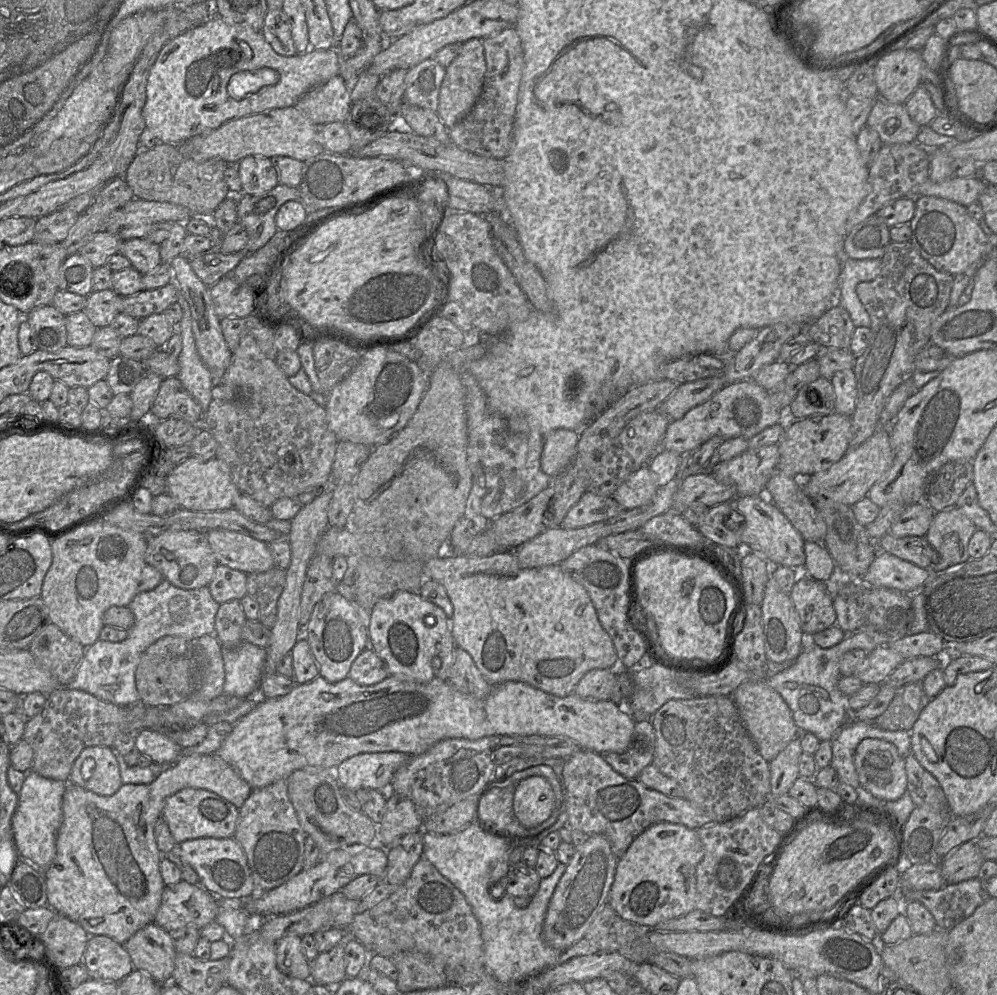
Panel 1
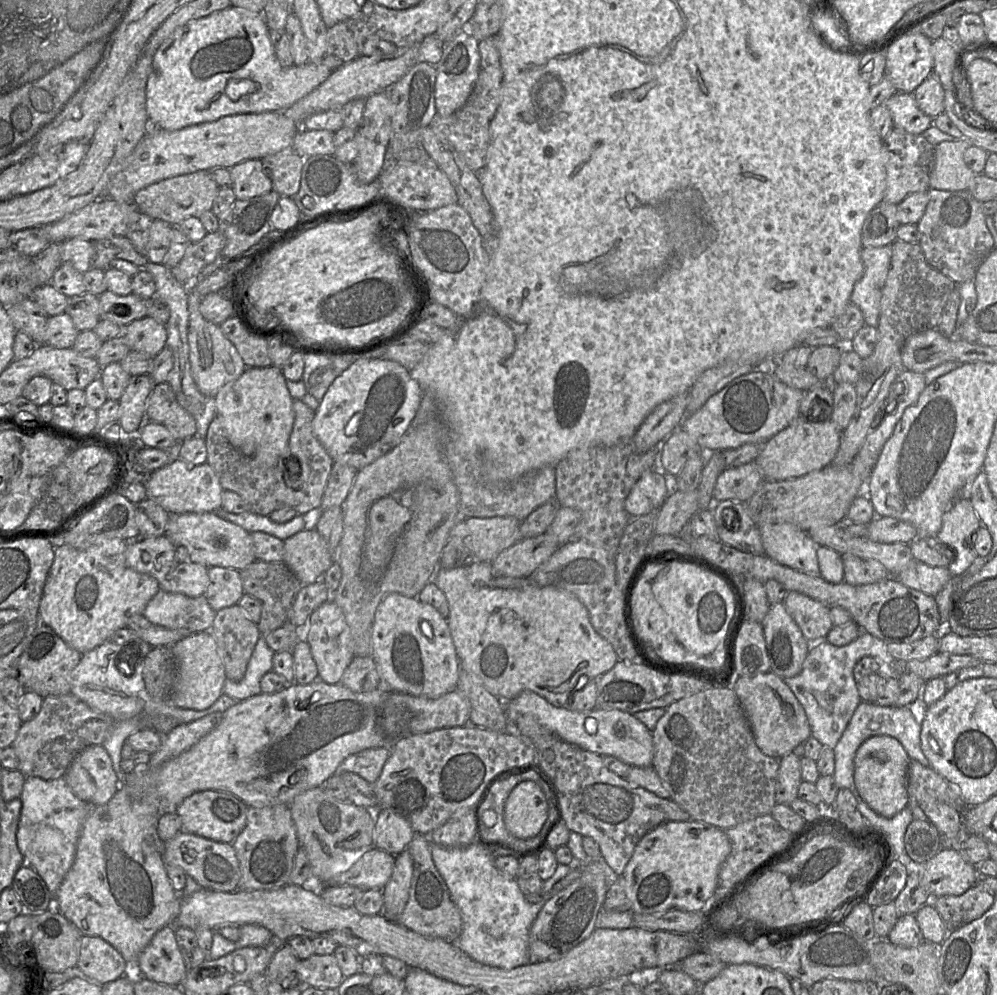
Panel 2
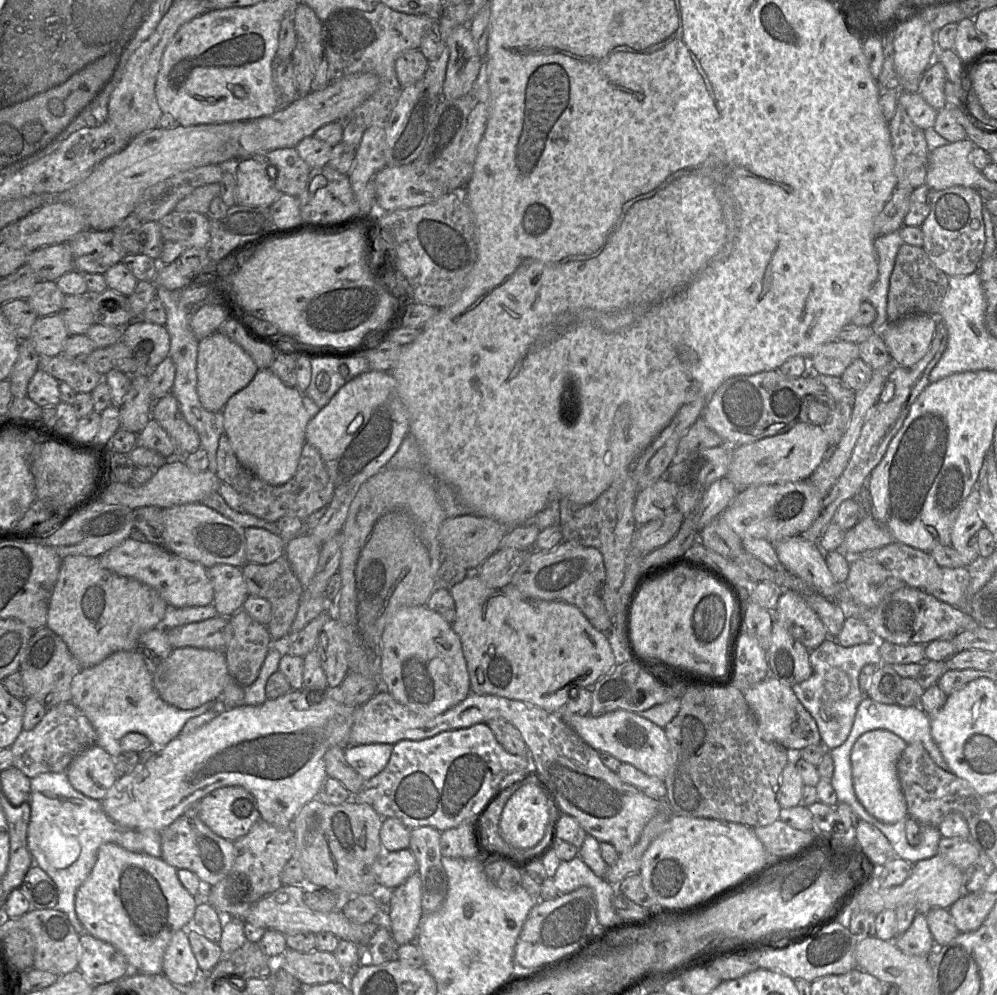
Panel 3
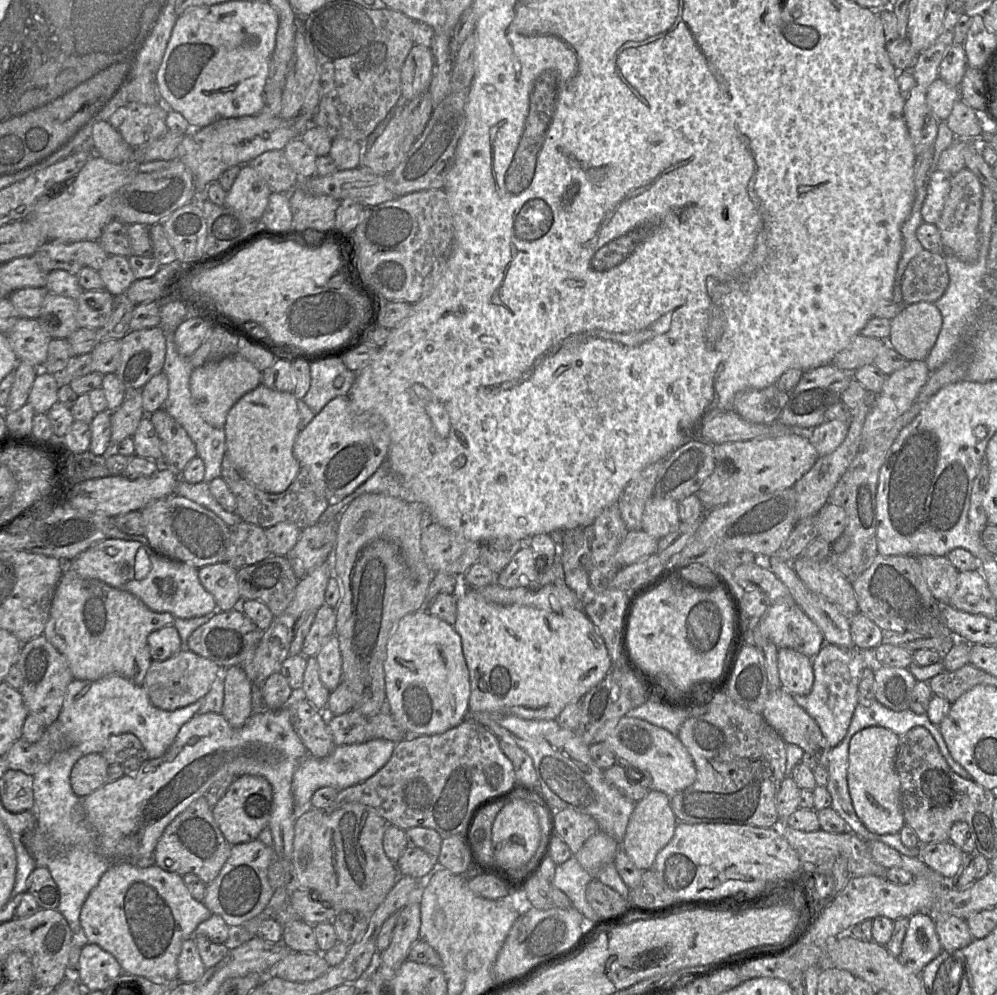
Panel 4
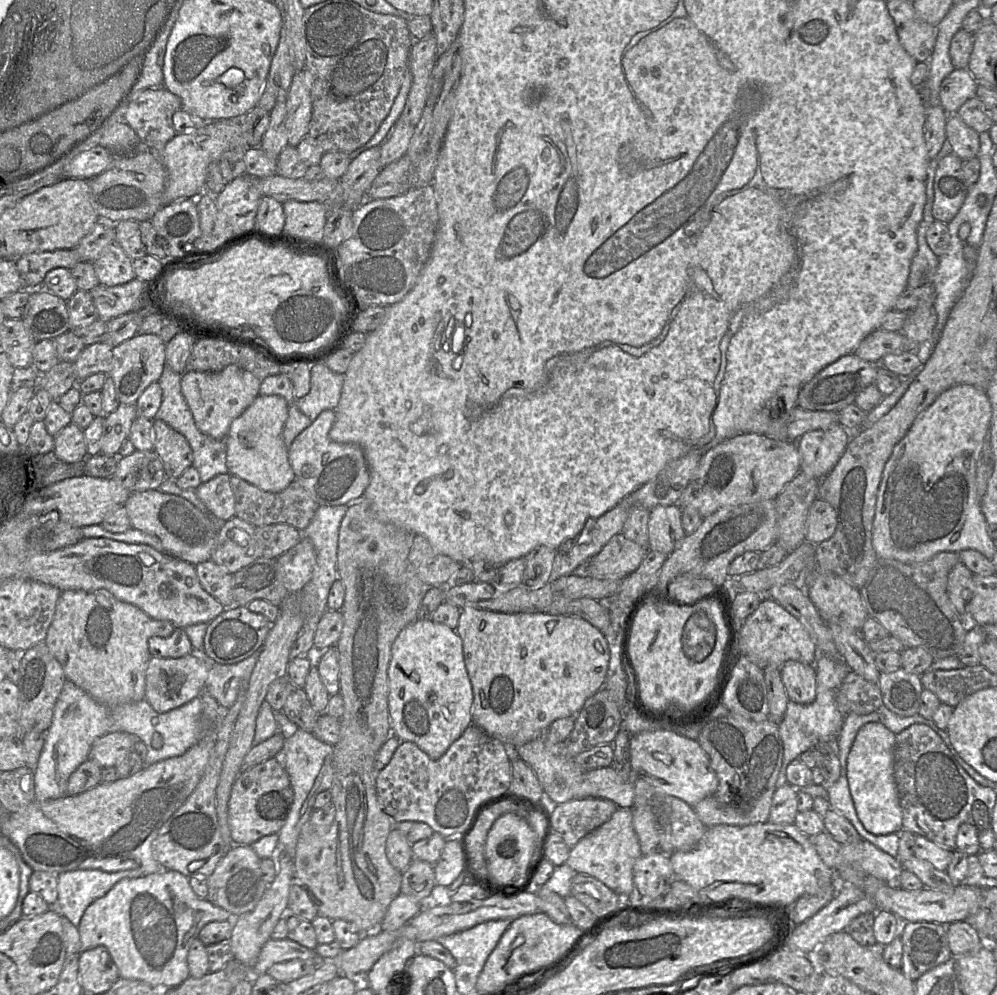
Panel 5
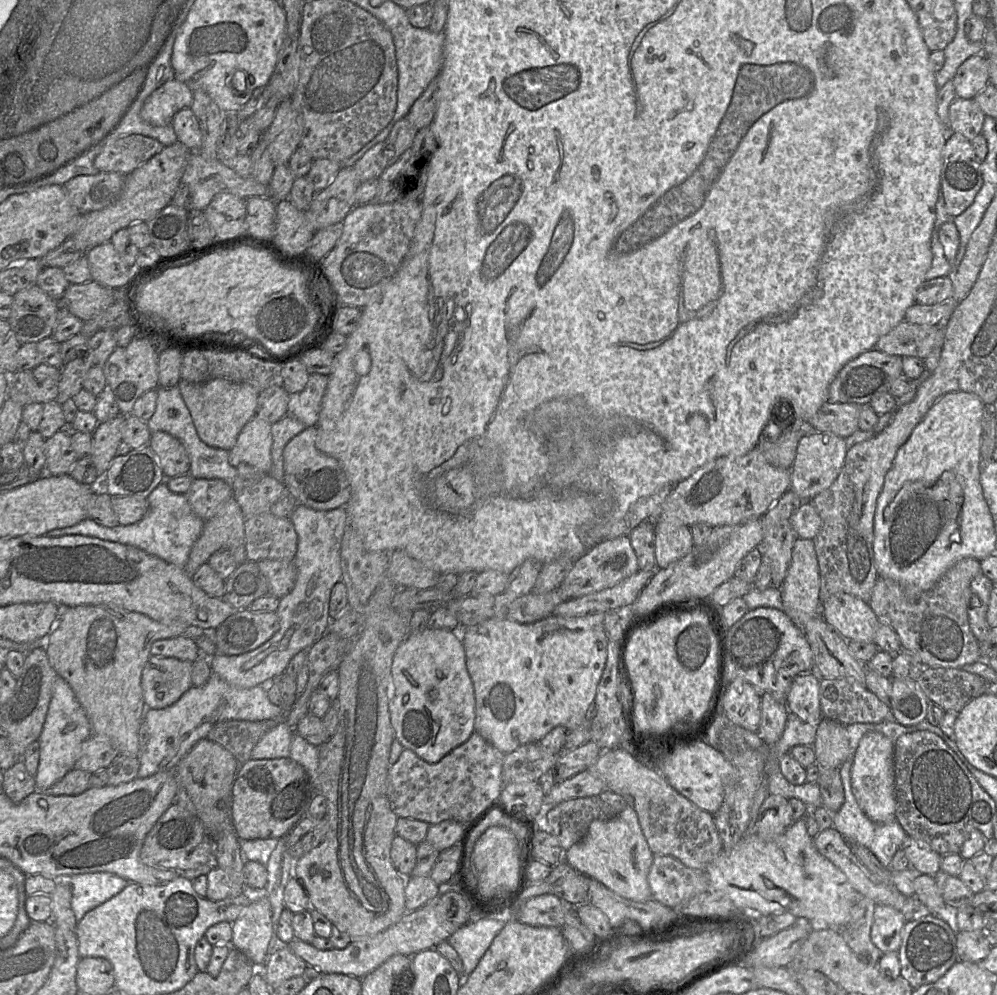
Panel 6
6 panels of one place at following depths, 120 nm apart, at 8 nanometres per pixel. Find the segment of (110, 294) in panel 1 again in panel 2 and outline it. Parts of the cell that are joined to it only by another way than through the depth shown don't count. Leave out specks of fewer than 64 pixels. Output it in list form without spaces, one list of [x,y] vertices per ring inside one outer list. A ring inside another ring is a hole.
[[[87,292],[68,297],[65,313],[71,317],[79,332],[93,330],[101,320],[99,298]]]

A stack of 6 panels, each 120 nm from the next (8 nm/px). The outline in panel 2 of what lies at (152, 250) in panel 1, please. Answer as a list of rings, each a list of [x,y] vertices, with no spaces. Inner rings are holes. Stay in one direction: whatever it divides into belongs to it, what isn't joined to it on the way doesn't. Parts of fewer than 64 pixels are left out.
[[[113,236],[92,242],[94,246],[93,268],[106,270],[111,261],[116,259],[130,261],[141,269],[149,263],[147,257],[138,253],[126,236]]]

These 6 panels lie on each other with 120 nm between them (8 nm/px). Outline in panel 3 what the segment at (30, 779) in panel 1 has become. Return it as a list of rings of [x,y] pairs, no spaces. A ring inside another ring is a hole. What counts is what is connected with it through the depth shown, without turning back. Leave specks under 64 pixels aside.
[[[66,771],[41,773],[32,778],[29,803],[28,849],[34,865],[42,868],[57,886],[58,901],[55,909],[66,914],[78,935],[85,931],[75,913],[75,895],[91,873],[101,845],[114,843],[131,852],[161,858],[160,833],[119,827],[106,815],[101,801],[87,798],[74,790]]]

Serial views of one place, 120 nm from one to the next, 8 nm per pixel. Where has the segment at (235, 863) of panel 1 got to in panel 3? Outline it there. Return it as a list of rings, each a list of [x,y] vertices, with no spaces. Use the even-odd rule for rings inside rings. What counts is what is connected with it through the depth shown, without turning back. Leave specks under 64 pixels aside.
[[[195,814],[180,816],[160,833],[161,859],[176,870],[194,873],[202,885],[215,886],[223,880],[233,866],[234,843],[213,833]]]

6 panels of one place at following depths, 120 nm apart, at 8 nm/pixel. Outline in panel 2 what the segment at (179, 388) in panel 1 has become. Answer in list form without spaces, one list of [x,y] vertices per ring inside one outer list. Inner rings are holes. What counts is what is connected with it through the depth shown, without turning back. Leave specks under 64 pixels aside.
[[[167,382],[155,384],[146,404],[146,414],[152,422],[165,426],[179,442],[196,433],[195,419],[178,403]]]

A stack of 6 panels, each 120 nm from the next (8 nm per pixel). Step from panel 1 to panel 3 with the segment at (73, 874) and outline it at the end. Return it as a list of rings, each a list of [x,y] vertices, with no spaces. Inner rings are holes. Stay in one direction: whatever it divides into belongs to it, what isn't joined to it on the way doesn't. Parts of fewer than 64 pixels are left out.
[[[105,843],[99,847],[95,865],[75,895],[75,913],[81,925],[83,926],[85,933],[115,947],[125,957],[127,963],[130,966],[131,972],[139,972],[142,974],[151,975],[162,974],[163,956],[172,936],[177,931],[187,930],[187,928],[190,927],[196,907],[196,897],[193,897],[183,887],[177,876],[177,870],[174,867],[168,865],[161,858],[154,858],[147,854],[131,852],[114,843]]]

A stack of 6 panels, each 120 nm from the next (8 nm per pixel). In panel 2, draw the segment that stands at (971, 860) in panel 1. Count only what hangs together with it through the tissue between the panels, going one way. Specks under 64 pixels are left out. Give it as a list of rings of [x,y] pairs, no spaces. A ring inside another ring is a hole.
[[[941,848],[925,864],[916,866],[922,871],[922,885],[932,896],[961,895],[974,885],[975,865],[967,862],[958,851],[952,848]]]

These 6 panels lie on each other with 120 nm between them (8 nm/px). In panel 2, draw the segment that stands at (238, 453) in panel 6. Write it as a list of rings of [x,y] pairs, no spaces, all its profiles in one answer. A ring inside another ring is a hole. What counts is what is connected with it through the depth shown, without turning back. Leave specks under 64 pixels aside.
[[[249,367],[236,380],[224,385],[215,395],[216,414],[229,442],[260,465],[275,466],[287,449],[294,423],[293,398],[281,369]]]

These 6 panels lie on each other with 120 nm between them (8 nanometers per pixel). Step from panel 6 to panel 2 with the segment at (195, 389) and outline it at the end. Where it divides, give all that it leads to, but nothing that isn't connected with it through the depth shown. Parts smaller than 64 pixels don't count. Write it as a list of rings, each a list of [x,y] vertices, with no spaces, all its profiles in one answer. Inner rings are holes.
[[[188,287],[189,359],[192,377],[199,391],[204,395],[215,397],[224,385],[239,378],[247,367],[235,346],[222,333],[220,326],[202,316],[200,312],[202,298],[195,290]]]

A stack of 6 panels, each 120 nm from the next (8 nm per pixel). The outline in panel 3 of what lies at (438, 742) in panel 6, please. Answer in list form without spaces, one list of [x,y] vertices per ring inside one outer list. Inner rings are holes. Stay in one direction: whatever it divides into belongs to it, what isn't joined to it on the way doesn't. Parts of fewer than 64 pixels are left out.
[[[403,606],[387,622],[381,637],[382,688],[410,711],[428,717],[444,713],[471,692],[460,637],[427,606]]]

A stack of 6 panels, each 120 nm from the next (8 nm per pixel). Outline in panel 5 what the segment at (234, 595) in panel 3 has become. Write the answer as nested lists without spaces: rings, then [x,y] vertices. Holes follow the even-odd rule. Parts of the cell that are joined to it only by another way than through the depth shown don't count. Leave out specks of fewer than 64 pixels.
[[[211,560],[195,566],[202,588],[218,600],[225,608],[234,606],[232,596],[232,576],[224,568]]]

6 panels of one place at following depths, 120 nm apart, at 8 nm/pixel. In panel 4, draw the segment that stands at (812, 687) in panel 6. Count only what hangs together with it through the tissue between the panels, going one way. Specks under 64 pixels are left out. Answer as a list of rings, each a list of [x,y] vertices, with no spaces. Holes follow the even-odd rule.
[[[778,649],[778,672],[782,688],[792,695],[808,695],[813,687],[812,658],[793,649]]]

